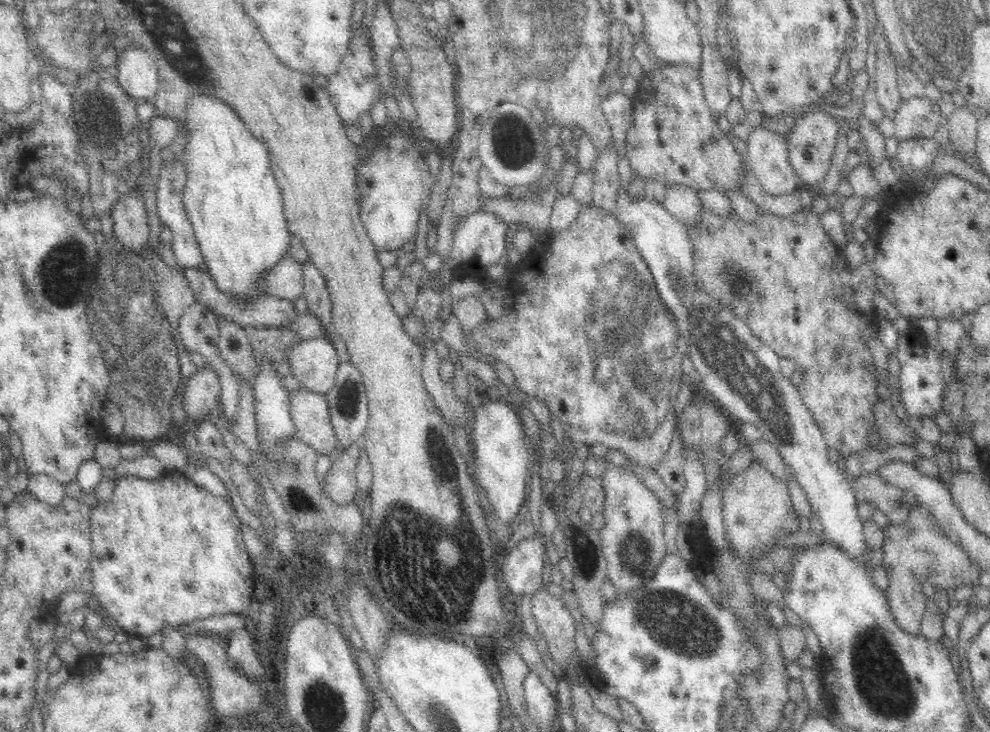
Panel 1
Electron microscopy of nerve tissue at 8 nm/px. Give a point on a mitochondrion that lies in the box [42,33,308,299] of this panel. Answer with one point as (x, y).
(107, 137)

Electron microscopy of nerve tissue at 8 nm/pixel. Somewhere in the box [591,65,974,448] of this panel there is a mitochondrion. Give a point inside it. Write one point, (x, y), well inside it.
(734, 374)

